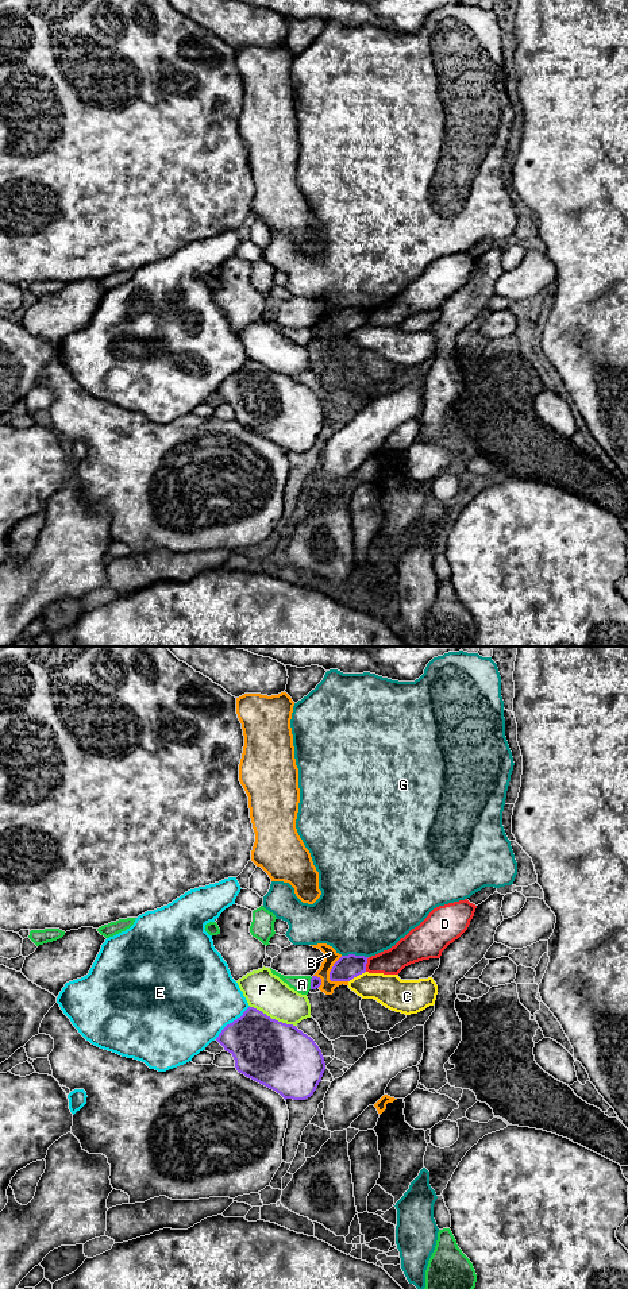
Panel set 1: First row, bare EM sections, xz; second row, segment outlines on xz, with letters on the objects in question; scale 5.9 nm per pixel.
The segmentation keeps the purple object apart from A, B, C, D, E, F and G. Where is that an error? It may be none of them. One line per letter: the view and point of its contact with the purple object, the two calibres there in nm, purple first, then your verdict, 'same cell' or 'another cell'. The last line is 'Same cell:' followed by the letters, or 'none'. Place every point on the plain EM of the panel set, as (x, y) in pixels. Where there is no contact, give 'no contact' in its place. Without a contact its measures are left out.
A: xz (311, 335) | 60/100 nm | another cell
B: xz (331, 321) | 150/80 nm | another cell
C: xz (357, 327) | 150/190 nm | another cell
D: xz (366, 315) | 150/160 nm | another cell
E: xz (232, 374) | 380/460 nm | another cell
F: xz (273, 371) | 400/220 nm | another cell
G: xz (354, 307) | 150/500 nm | another cell
Same cell: none

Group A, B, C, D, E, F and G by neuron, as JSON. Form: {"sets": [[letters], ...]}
{"sets": [["A"], ["B"], ["C"], ["D"], ["E"], ["F"], ["G"]]}

